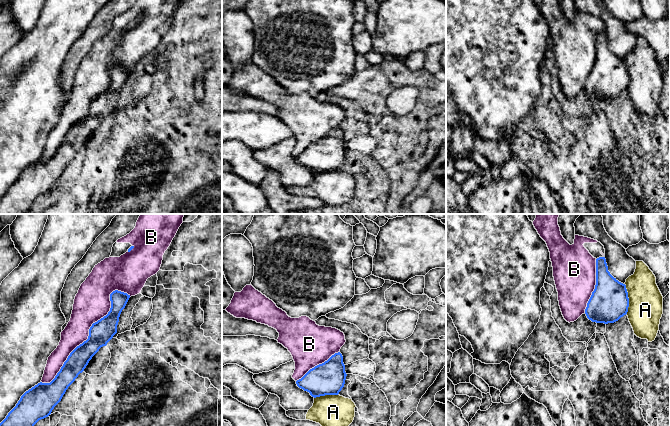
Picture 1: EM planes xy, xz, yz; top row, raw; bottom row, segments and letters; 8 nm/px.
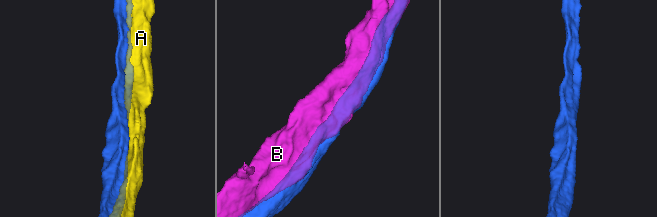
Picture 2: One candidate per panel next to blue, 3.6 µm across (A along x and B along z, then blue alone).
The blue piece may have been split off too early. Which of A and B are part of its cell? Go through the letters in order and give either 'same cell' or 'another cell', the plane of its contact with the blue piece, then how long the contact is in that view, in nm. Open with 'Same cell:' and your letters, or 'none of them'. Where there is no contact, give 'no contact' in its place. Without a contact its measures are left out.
Same cell: none of them
A: another cell; meets blue in yz; contact 240 nm long
B: another cell; meets blue in xy; contact 1000 nm long

